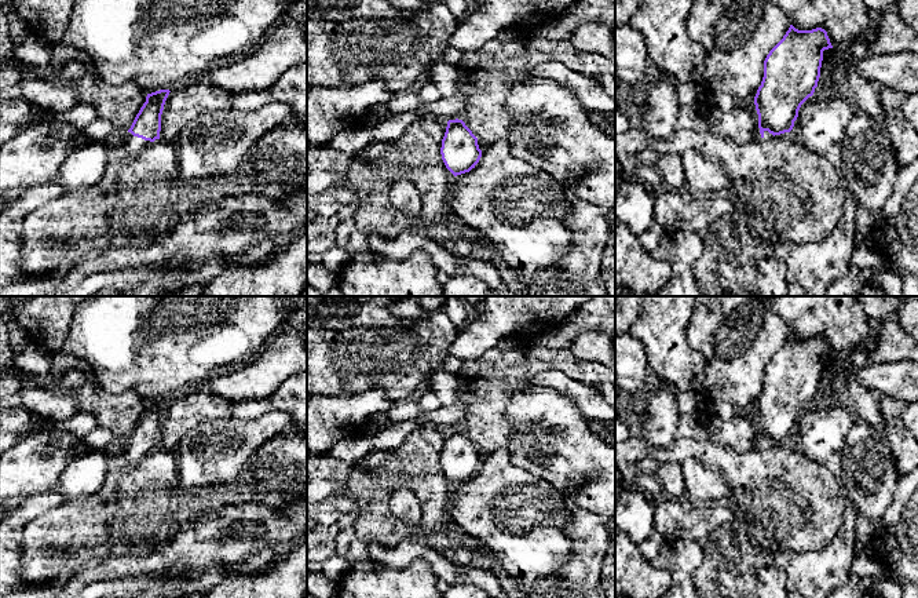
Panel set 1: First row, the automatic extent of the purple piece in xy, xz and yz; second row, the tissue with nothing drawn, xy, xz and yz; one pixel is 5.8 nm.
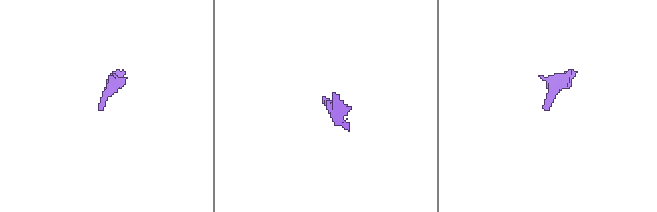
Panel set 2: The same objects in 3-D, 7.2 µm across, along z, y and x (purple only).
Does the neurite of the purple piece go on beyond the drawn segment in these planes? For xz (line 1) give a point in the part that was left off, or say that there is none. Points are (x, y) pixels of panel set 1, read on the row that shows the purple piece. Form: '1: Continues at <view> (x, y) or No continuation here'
1: No continuation here

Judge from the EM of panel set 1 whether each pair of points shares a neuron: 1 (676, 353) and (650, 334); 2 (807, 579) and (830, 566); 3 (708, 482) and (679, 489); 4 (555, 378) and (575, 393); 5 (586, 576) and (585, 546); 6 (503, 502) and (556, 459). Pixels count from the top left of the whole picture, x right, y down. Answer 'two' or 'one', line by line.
1: one
2: one
3: two
4: one
5: one
6: two

